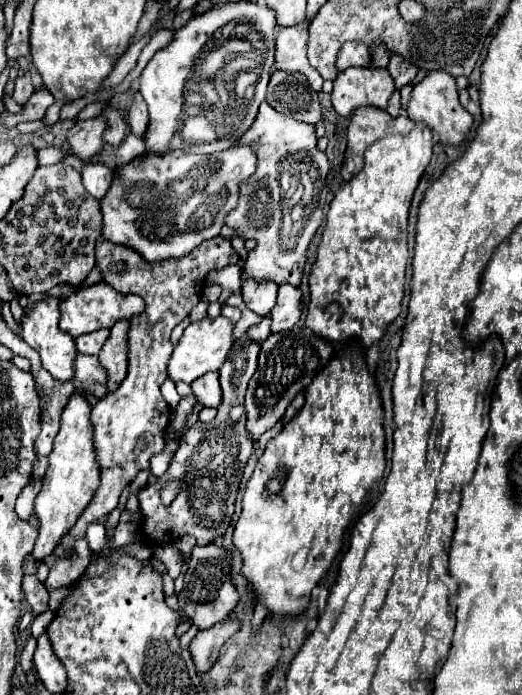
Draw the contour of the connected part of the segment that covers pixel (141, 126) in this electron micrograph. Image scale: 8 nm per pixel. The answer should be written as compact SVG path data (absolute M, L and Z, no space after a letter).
M136 91L132 105L128 109L128 123L130 123L130 131L136 137L142 137L146 127L148 127L148 111L146 111L146 103L142 99L142 95Z

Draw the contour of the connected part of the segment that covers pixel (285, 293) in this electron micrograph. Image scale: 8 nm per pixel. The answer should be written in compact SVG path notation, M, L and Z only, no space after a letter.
M283 284L278 287L277 304L270 312L274 333L292 329L301 316L303 294L299 287Z

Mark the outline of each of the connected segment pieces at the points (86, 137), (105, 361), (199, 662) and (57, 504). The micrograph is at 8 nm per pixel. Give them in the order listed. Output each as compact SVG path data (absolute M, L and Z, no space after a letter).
M94 117L88 121L78 121L68 131L68 143L72 147L72 153L80 161L90 163L92 159L96 159L96 155L104 145L104 139L102 139L104 127L106 127L106 121L102 117Z
M120 321L110 329L110 337L104 343L98 359L108 369L108 389L116 391L116 387L124 381L128 373L128 331L130 321Z
M228 617L226 621L220 621L214 627L206 629L206 631L200 631L192 639L190 655L192 655L192 659L196 663L196 669L200 673L206 673L212 667L212 663L216 663L220 647L228 641L228 637L232 637L238 631L238 627L240 627L238 621Z
M76 389L70 397L64 413L60 431L54 439L54 449L48 455L48 469L42 479L42 491L36 497L36 515L40 517L40 531L32 555L36 561L46 559L58 541L74 527L82 511L92 501L96 487L100 487L100 463L96 463L96 447L92 447L92 405L88 403L86 391Z

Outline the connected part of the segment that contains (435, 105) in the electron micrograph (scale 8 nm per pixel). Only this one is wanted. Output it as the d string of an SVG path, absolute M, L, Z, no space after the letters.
M430 71L412 91L408 105L408 117L412 121L424 121L432 133L438 135L442 145L464 145L470 137L472 115L460 105L458 89L452 75L446 71Z

